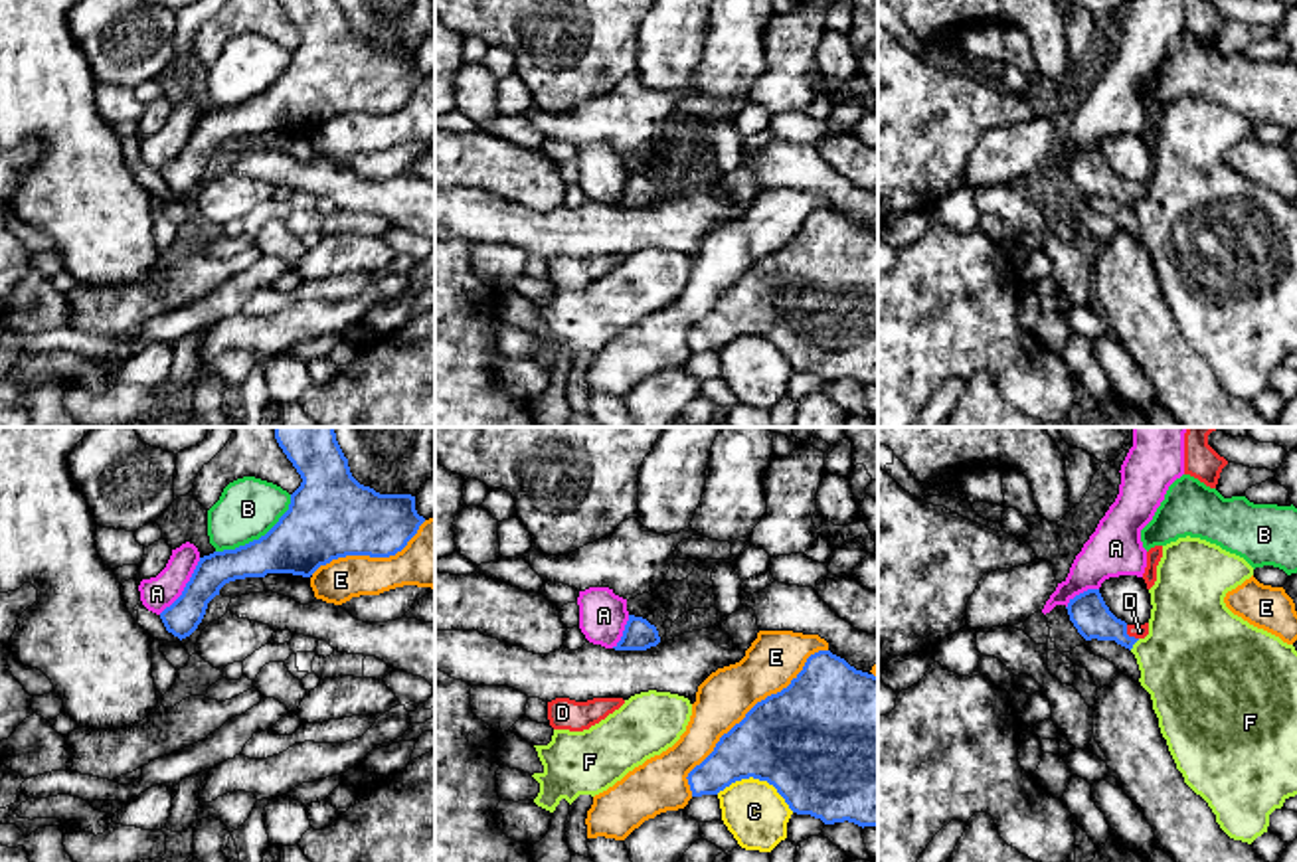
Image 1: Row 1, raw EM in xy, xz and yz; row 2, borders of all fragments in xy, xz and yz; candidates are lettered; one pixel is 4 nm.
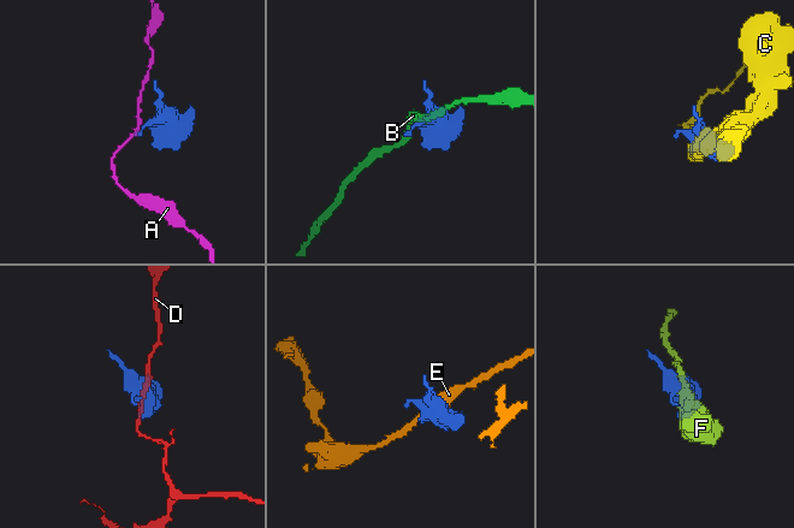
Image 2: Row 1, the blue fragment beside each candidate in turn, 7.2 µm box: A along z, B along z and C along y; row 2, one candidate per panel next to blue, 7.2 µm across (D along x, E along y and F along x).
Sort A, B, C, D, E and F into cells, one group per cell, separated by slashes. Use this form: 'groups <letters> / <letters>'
groups A / B / C / D / E / F

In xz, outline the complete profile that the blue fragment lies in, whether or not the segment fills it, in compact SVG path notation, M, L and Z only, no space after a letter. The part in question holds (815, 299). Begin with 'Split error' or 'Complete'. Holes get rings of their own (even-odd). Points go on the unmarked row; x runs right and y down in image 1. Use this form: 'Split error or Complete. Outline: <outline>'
Complete. Outline: M830 208L811 212L791 241L757 259L686 336L692 354L702 354L749 334L773 342L797 372L811 372L824 382L848 378L862 386L878 384L878 233L856 227Z

